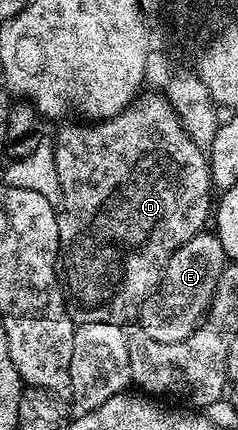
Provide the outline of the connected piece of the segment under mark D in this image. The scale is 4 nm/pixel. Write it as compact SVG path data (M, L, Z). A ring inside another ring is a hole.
M160 94L154 96L142 95L133 100L117 116L112 116L100 122L77 122L81 124L65 124L57 132L57 140L52 141L55 154L55 170L59 174L61 187L61 203L57 208L57 221L59 222L59 279L65 293L65 305L69 317L74 325L78 324L119 324L128 325L128 320L138 315L145 299L161 282L161 274L165 271L167 262L183 242L187 242L196 232L202 231L205 224L211 220L211 181L209 178L209 162L202 145L196 144L181 125L177 111L170 106L168 100Z

